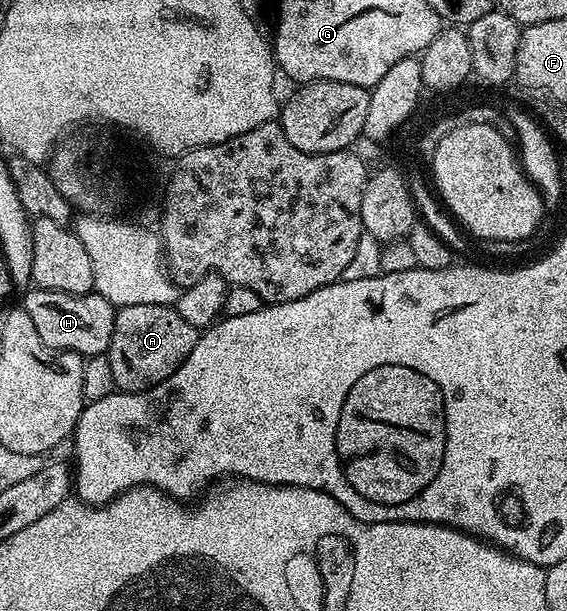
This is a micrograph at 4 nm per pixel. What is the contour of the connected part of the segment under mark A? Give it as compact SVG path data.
M167 304L117 308L115 330L111 334L108 357L118 392L145 392L171 378L175 370L195 350L199 330L192 320L183 318L176 307Z

